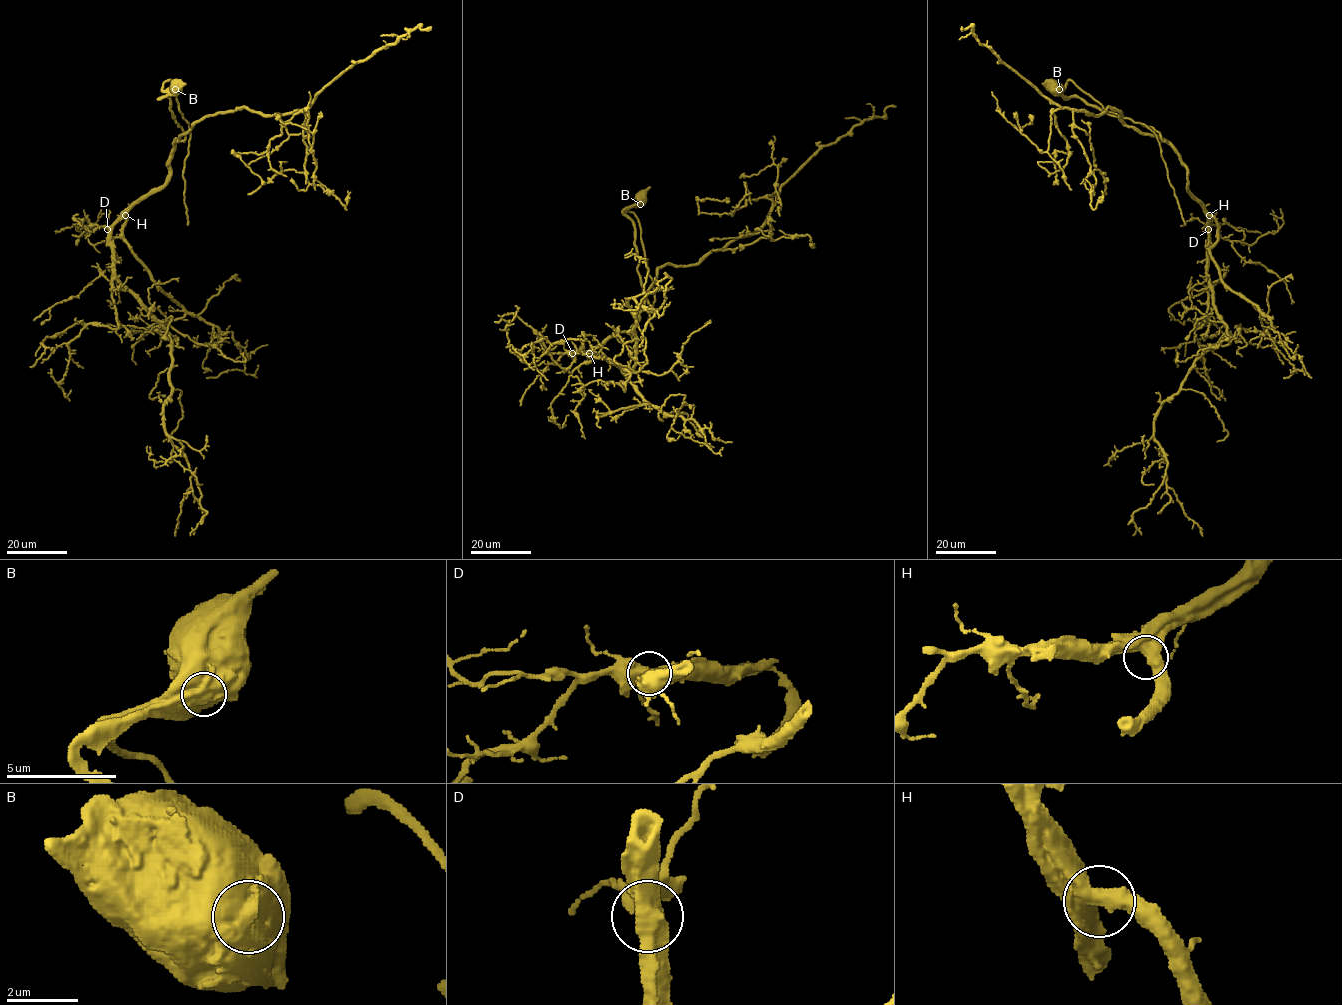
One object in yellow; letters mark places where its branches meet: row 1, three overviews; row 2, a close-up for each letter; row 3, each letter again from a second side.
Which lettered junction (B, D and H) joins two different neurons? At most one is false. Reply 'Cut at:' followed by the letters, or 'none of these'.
Cut at: B

